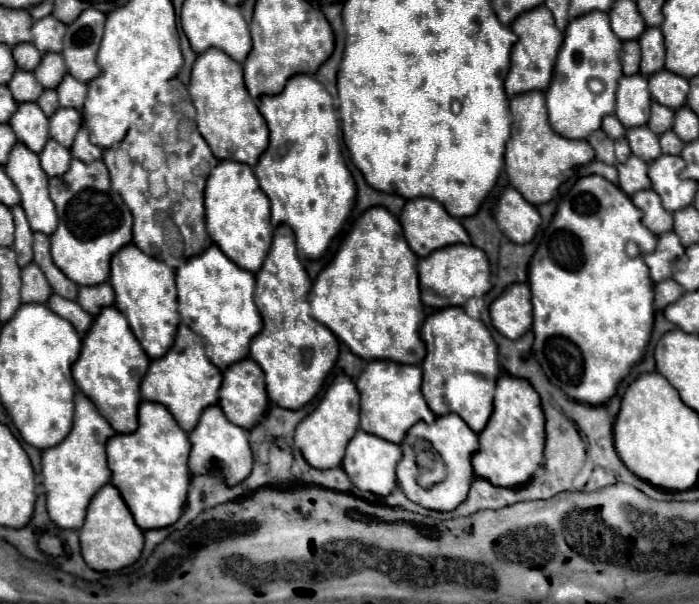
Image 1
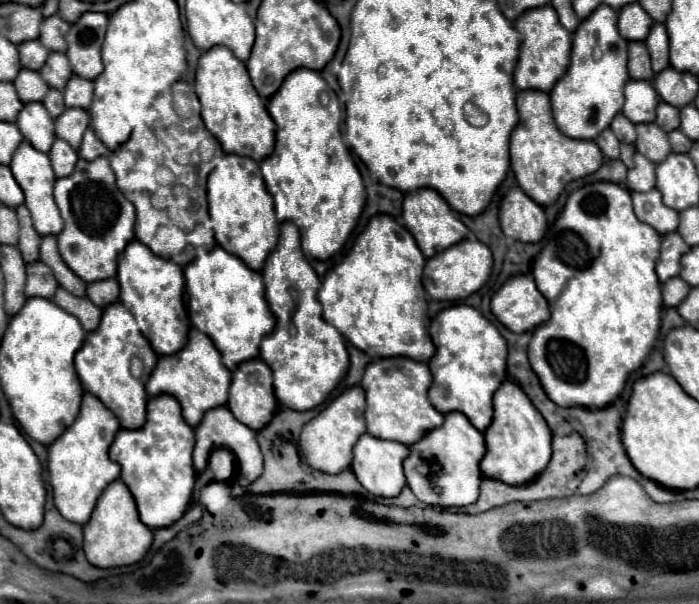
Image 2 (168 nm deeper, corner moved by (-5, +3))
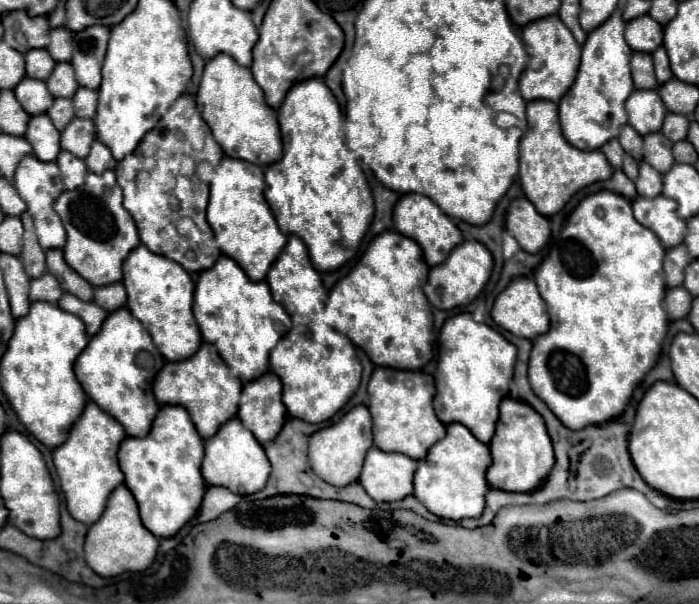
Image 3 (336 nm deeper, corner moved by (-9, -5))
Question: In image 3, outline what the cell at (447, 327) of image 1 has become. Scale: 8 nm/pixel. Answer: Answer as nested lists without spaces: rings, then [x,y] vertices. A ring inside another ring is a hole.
[[[458,313],[444,321],[437,342],[437,352],[438,362],[433,378],[435,387],[438,389],[434,397],[434,411],[438,419],[444,425],[462,423],[474,433],[474,437],[478,437],[478,441],[490,443],[498,421],[498,403],[508,395],[508,385],[512,379],[514,361],[516,361],[516,347],[510,341],[506,341],[496,329],[484,323],[476,323],[470,313]]]

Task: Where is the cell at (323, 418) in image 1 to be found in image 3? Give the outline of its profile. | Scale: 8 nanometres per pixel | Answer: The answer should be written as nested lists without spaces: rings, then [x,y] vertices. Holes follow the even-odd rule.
[[[356,405],[340,421],[316,431],[310,437],[308,459],[310,459],[312,471],[320,479],[324,479],[330,485],[344,487],[344,485],[354,483],[360,477],[362,461],[370,447],[372,447],[372,417],[366,405]]]

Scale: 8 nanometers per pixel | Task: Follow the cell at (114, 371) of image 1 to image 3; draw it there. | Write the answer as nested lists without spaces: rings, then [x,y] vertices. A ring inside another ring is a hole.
[[[126,309],[112,311],[102,329],[90,339],[88,347],[76,359],[76,377],[84,393],[106,413],[110,413],[130,437],[146,437],[158,413],[152,383],[164,365],[164,357],[148,339],[144,325]]]

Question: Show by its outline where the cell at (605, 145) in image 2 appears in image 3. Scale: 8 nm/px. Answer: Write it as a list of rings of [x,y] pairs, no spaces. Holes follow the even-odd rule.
[[[610,139],[610,141],[602,147],[602,153],[608,157],[608,161],[610,161],[610,165],[612,165],[612,167],[616,167],[616,169],[620,169],[620,167],[622,167],[624,149],[620,147],[618,139]]]

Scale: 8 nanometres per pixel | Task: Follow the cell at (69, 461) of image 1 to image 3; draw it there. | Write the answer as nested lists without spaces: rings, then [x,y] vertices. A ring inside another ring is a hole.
[[[88,401],[82,417],[74,423],[74,429],[70,429],[70,437],[66,443],[54,449],[54,467],[60,479],[60,489],[66,497],[68,513],[84,523],[92,525],[102,515],[108,495],[124,481],[124,473],[118,467],[118,445],[126,437],[122,425],[114,421],[106,411],[98,409],[94,401]]]

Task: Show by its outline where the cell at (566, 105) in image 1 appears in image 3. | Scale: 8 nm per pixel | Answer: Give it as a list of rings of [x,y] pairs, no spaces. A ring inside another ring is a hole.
[[[614,13],[610,21],[604,21],[594,33],[588,33],[586,43],[582,45],[582,63],[578,77],[568,93],[558,103],[560,127],[570,145],[582,151],[600,149],[606,141],[620,135],[620,127],[628,123],[624,103],[632,93],[630,77],[630,57],[632,49],[624,41],[624,27],[620,13]]]

